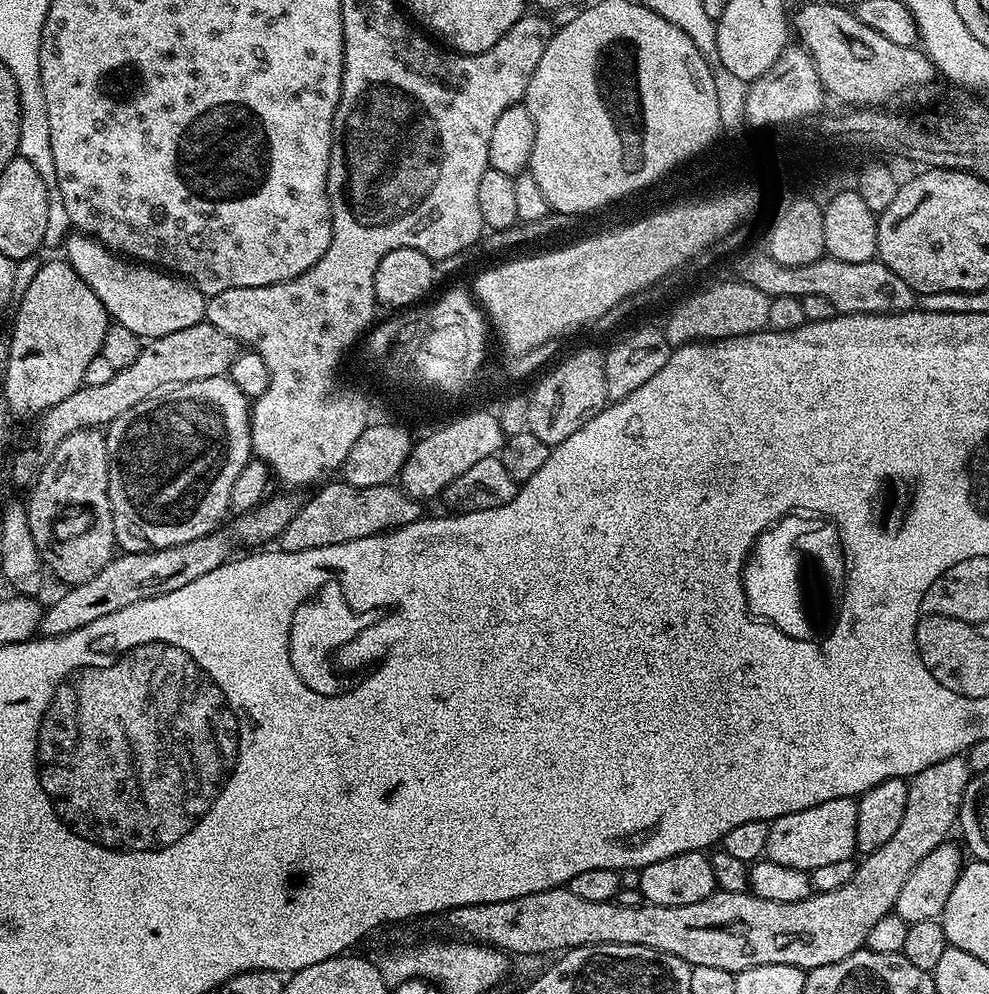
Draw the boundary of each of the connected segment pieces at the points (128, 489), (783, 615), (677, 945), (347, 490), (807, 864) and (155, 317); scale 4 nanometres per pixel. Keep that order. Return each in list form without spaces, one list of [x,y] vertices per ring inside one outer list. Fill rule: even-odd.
[[[227,375],[177,384],[175,388],[146,398],[146,402],[138,402],[138,406],[134,406],[134,410],[126,410],[126,414],[122,414],[122,418],[107,425],[106,439],[108,441],[108,493],[114,514],[114,534],[117,545],[124,552],[150,552],[153,548],[169,548],[178,546],[182,542],[194,542],[194,538],[202,538],[219,528],[225,517],[229,515],[230,489],[234,487],[234,481],[242,471],[242,466],[246,466],[246,462],[253,459],[250,398],[245,392],[238,390],[238,386]]]
[[[796,520],[782,522],[778,528],[768,532],[756,550],[756,556],[750,562],[746,572],[746,590],[748,600],[754,612],[774,618],[784,630],[792,634],[806,634],[806,620],[800,608],[798,596],[798,576],[796,576],[796,558],[792,556],[792,540],[800,534],[799,524]]]
[[[963,755],[951,756],[942,762],[934,762],[934,766],[926,766],[926,770],[922,770],[917,776],[911,777],[908,780],[906,810],[902,813],[902,826],[898,826],[898,831],[895,832],[894,838],[889,838],[884,845],[878,846],[878,850],[867,853],[857,863],[856,873],[850,878],[850,882],[846,882],[846,886],[838,886],[838,890],[830,890],[829,892],[816,892],[811,896],[807,896],[802,902],[770,902],[766,898],[753,896],[751,891],[748,890],[740,893],[728,893],[717,890],[712,893],[710,898],[702,898],[702,902],[690,902],[690,906],[658,906],[657,904],[649,904],[646,902],[642,906],[627,907],[618,906],[610,900],[606,902],[589,902],[586,898],[578,898],[578,894],[570,894],[567,886],[561,886],[559,888],[551,888],[550,890],[542,890],[538,894],[526,894],[522,898],[514,898],[506,902],[468,904],[465,908],[454,908],[451,912],[447,913],[446,920],[448,920],[449,926],[460,935],[457,937],[463,938],[465,941],[487,944],[493,948],[500,949],[505,954],[517,952],[520,956],[540,956],[543,952],[560,954],[570,948],[594,946],[595,944],[617,944],[618,946],[646,946],[656,952],[674,954],[693,966],[718,966],[718,970],[726,970],[733,974],[742,970],[750,970],[754,966],[770,966],[771,964],[798,966],[805,970],[811,970],[818,966],[830,966],[830,962],[842,962],[842,958],[850,958],[850,954],[854,954],[858,949],[867,945],[870,930],[874,930],[876,923],[881,918],[889,916],[893,909],[895,909],[896,903],[898,902],[898,893],[902,891],[902,886],[906,883],[906,878],[910,878],[910,870],[914,870],[914,866],[918,866],[918,862],[922,862],[922,858],[926,858],[926,854],[930,854],[930,850],[934,850],[938,845],[945,843],[949,839],[948,831],[951,828],[953,831],[957,827],[960,807],[962,806],[962,794],[969,779],[970,769],[967,759]]]
[[[345,482],[325,483],[317,487],[309,500],[301,503],[298,514],[290,518],[286,530],[278,538],[282,552],[314,550],[318,546],[338,546],[342,542],[354,542],[358,538],[370,538],[393,528],[401,528],[421,519],[421,501],[407,496],[404,489],[395,483],[356,488]],[[325,487],[325,488],[324,488]]]
[[[851,796],[830,798],[818,806],[798,810],[794,814],[779,816],[769,823],[769,837],[763,855],[778,862],[778,866],[790,866],[794,870],[812,873],[818,866],[853,859],[856,852],[856,827],[858,806]]]
[[[73,231],[62,245],[62,256],[67,260],[68,265],[83,278],[86,286],[90,286],[90,290],[94,290],[94,294],[98,294],[109,317],[115,323],[126,326],[126,330],[134,330],[134,334],[138,334],[141,338],[174,334],[178,330],[186,330],[186,326],[194,326],[204,320],[206,298],[187,279],[169,274],[143,262],[133,262],[131,259],[121,258],[92,236]]]

